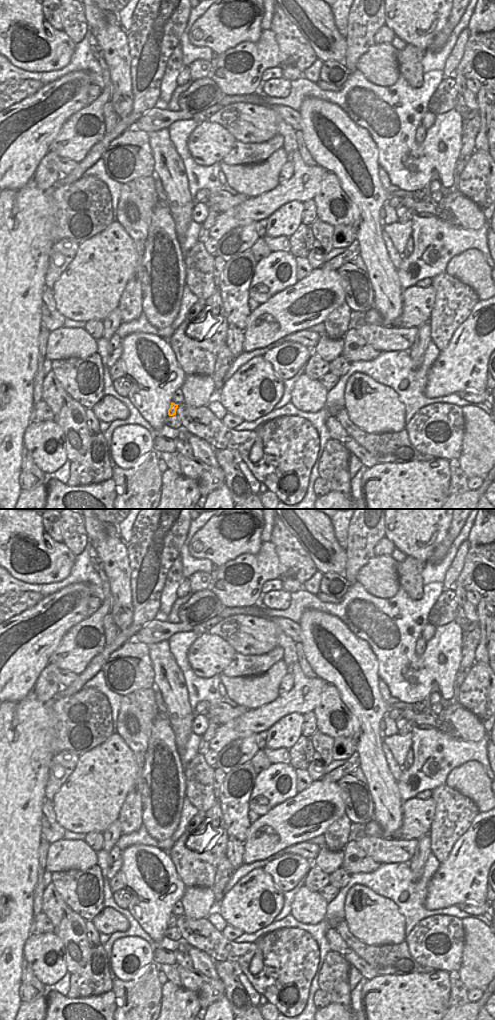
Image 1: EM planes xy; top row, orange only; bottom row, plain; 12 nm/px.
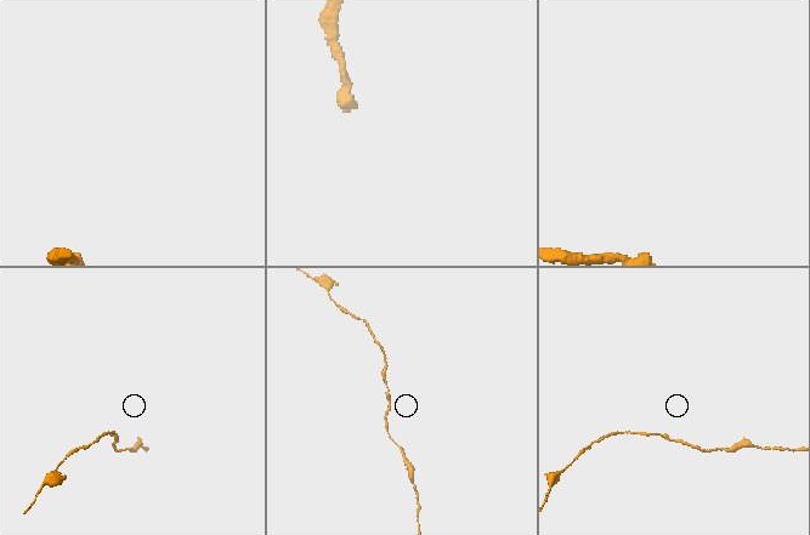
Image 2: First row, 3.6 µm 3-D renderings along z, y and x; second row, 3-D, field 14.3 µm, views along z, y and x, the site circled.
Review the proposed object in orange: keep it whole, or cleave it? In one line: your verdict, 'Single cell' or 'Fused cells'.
Single cell.

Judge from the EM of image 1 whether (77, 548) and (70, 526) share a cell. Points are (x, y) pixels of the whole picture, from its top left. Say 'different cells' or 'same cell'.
same cell

